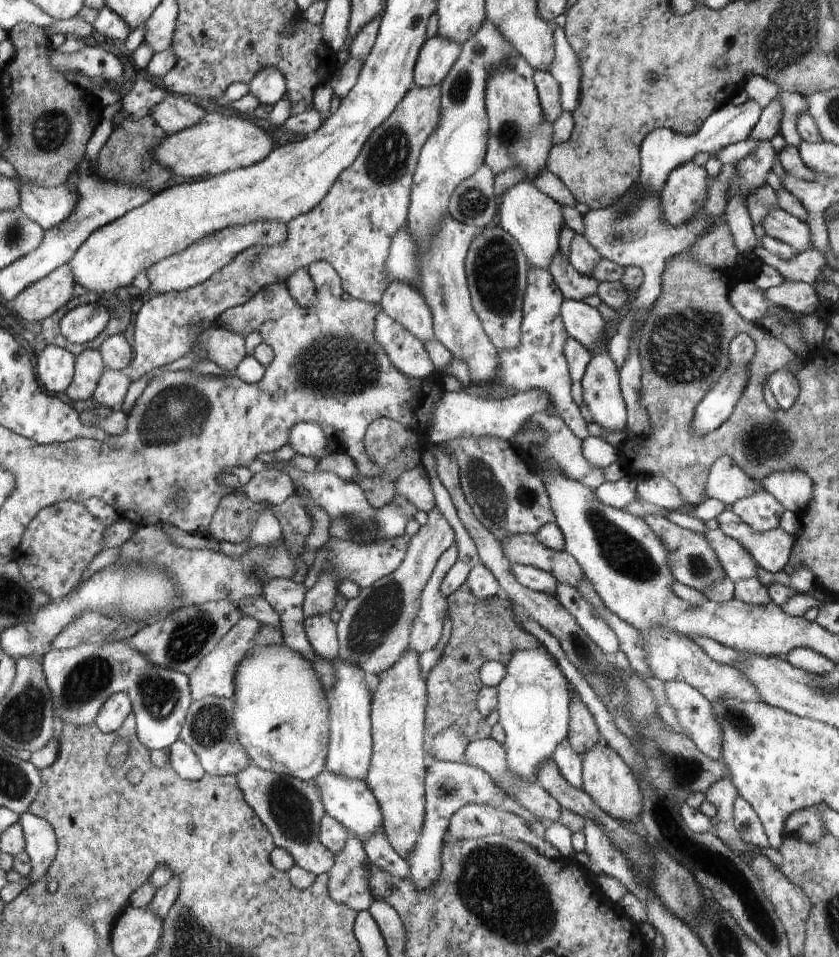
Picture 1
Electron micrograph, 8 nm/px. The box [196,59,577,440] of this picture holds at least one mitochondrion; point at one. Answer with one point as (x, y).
(337, 366)

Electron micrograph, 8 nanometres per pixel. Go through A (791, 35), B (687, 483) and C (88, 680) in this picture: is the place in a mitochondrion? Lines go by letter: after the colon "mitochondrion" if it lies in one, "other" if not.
A: mitochondrion
B: other
C: mitochondrion

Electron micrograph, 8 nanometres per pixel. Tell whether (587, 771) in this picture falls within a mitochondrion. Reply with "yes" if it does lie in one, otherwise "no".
no

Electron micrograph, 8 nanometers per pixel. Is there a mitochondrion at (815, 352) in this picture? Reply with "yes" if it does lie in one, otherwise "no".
no

